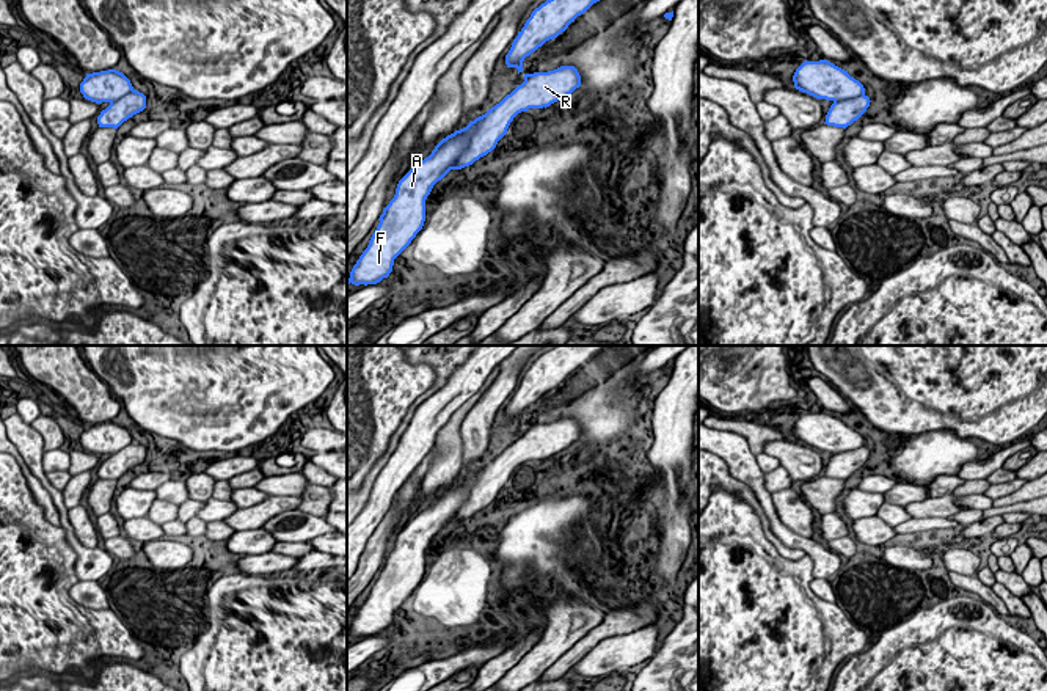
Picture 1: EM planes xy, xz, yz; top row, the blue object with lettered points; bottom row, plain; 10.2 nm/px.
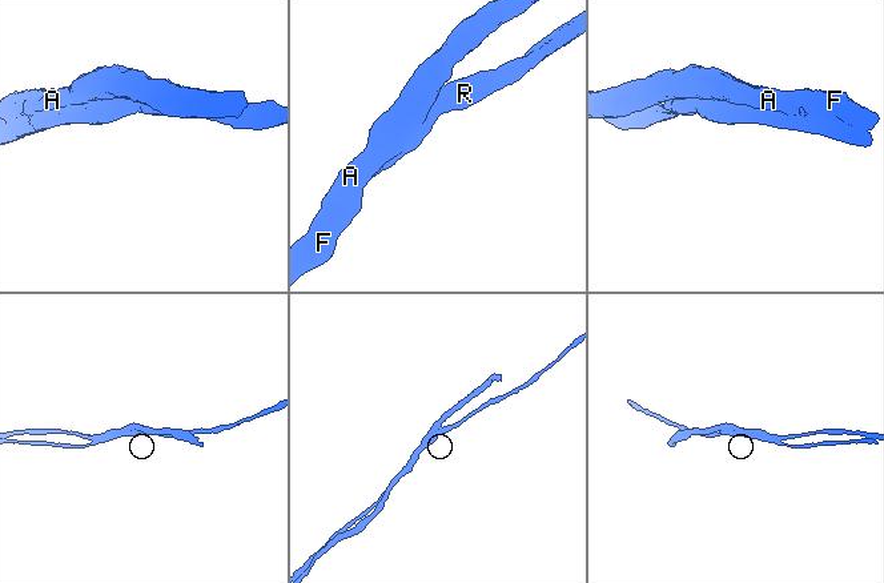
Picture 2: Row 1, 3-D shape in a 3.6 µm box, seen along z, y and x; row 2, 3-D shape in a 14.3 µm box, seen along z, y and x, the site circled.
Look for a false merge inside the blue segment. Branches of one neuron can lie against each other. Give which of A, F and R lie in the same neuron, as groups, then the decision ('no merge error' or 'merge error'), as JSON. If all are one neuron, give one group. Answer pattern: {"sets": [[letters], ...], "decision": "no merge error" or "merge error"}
{"sets": [["A", "F"], ["R"]], "decision": "merge error"}

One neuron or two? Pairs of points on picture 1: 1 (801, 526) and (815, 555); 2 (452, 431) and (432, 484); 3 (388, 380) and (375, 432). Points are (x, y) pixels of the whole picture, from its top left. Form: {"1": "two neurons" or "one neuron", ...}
{"1": "two neurons", "2": "one neuron", "3": "one neuron"}

